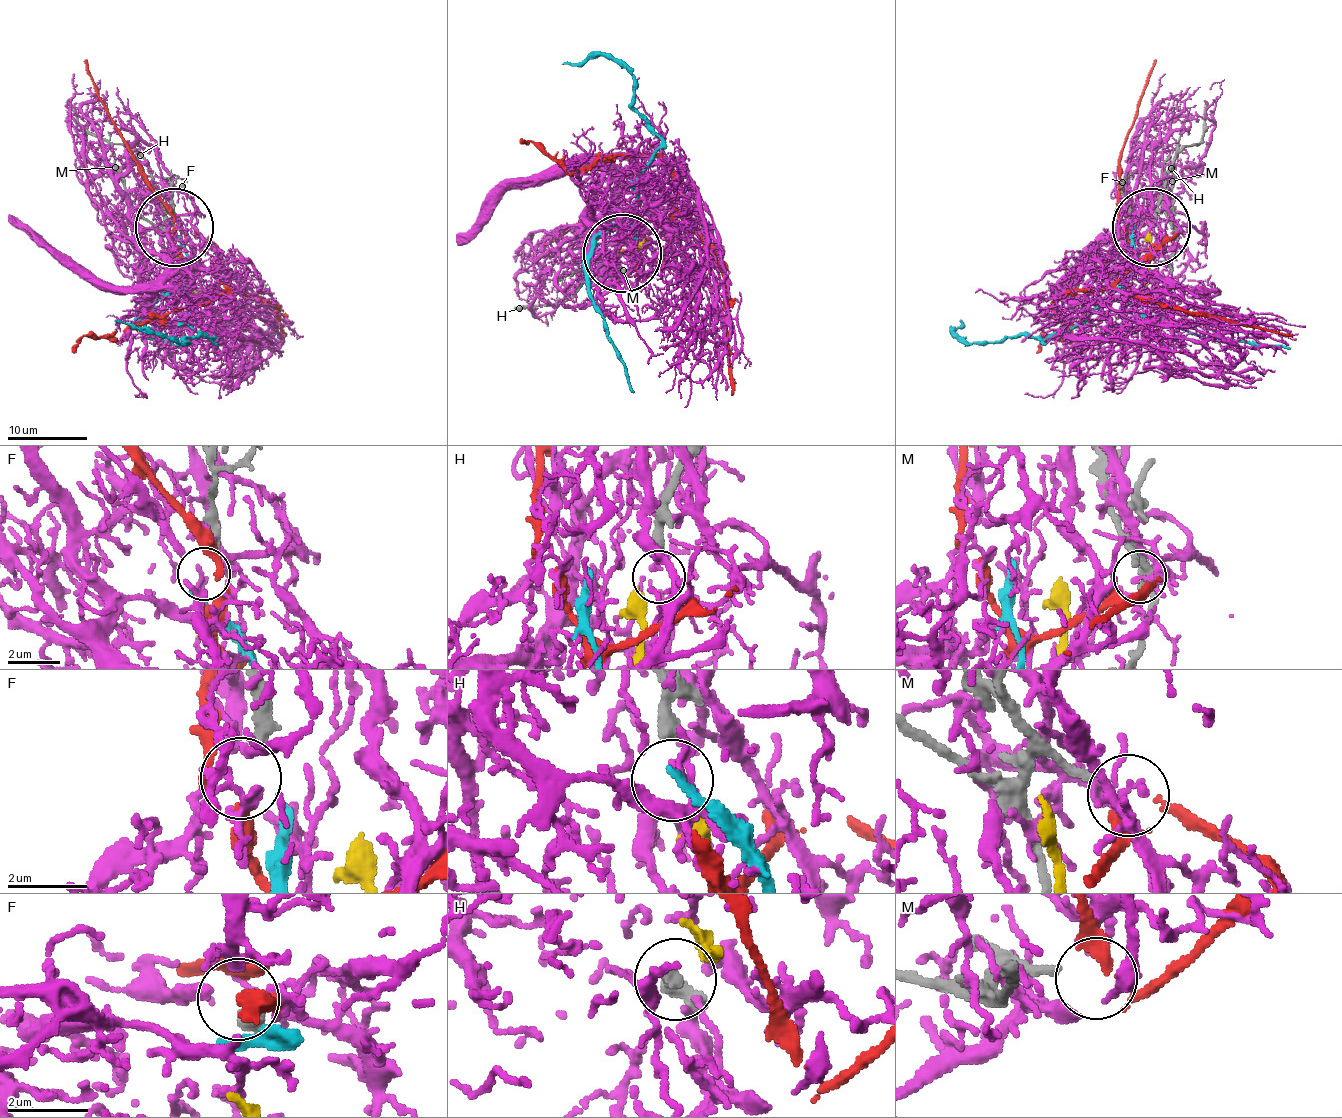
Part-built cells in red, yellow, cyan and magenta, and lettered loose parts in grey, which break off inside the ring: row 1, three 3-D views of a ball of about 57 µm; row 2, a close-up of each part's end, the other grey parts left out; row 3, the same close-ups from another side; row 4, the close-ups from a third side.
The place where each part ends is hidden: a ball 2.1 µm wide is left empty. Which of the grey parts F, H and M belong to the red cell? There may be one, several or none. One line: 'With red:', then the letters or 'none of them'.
With red: none of them

